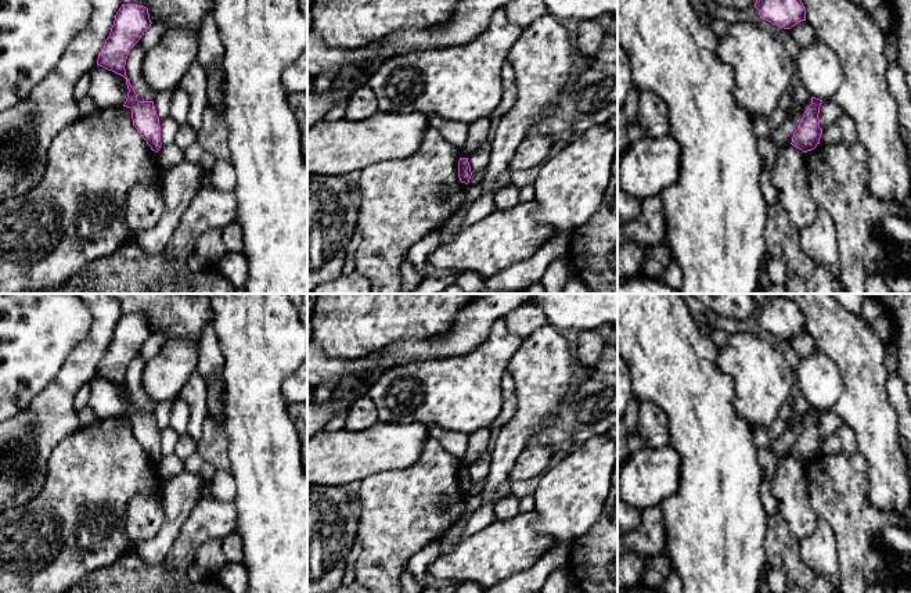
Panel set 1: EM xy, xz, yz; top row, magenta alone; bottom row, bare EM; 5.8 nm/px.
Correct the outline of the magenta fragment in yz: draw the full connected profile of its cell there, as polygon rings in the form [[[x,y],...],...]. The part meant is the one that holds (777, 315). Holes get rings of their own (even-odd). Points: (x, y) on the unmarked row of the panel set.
[[[781,294],[766,296],[761,303],[757,303],[755,317],[760,328],[784,339],[791,339],[796,334],[806,331],[802,310]]]

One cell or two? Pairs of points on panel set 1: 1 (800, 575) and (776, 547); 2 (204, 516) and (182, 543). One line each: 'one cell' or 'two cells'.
1: one cell
2: one cell

